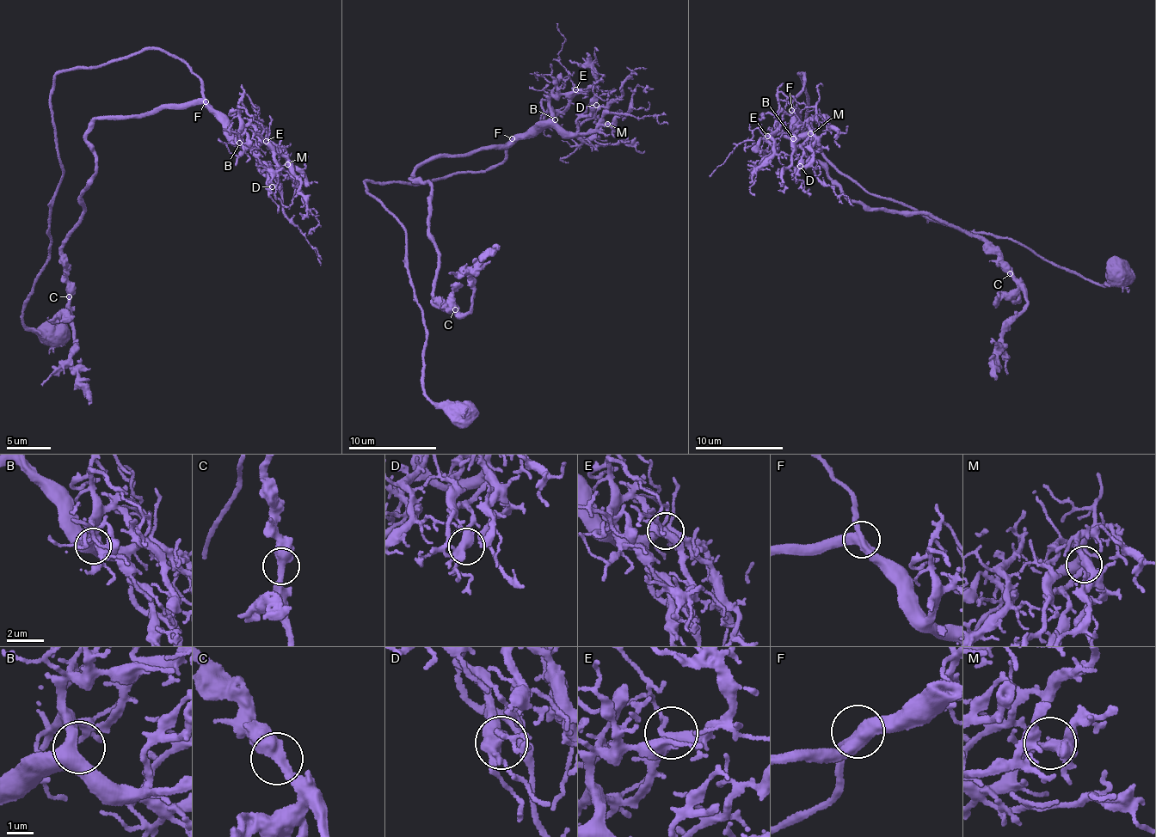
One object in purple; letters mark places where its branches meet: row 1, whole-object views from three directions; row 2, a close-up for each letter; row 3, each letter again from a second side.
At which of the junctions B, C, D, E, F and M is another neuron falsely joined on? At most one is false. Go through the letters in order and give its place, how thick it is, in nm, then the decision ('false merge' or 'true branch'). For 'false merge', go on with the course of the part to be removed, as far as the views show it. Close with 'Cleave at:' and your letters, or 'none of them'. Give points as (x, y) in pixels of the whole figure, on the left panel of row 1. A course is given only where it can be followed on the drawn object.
B: (239, 143) | 440 nm | true branch
C: (69, 296) | 480 nm | true branch
D: (272, 186) | 400 nm | true branch
E: (266, 141) | 340 nm | true branch
F: (205, 101) | 400 nm | true branch
M: (287, 164) | 340 nm | true branch
Cleave at: none of them

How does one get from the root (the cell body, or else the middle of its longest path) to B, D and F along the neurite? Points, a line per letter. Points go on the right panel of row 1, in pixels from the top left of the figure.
B: (805, 82), (802, 92), (792, 103), (792, 125), (796, 136), (793, 138)
D: (805, 82), (802, 92), (792, 103), (796, 132), (802, 135), (807, 131), (810, 134), (802, 146), (800, 166)
F: (805, 82), (802, 92), (792, 103), (792, 111)

